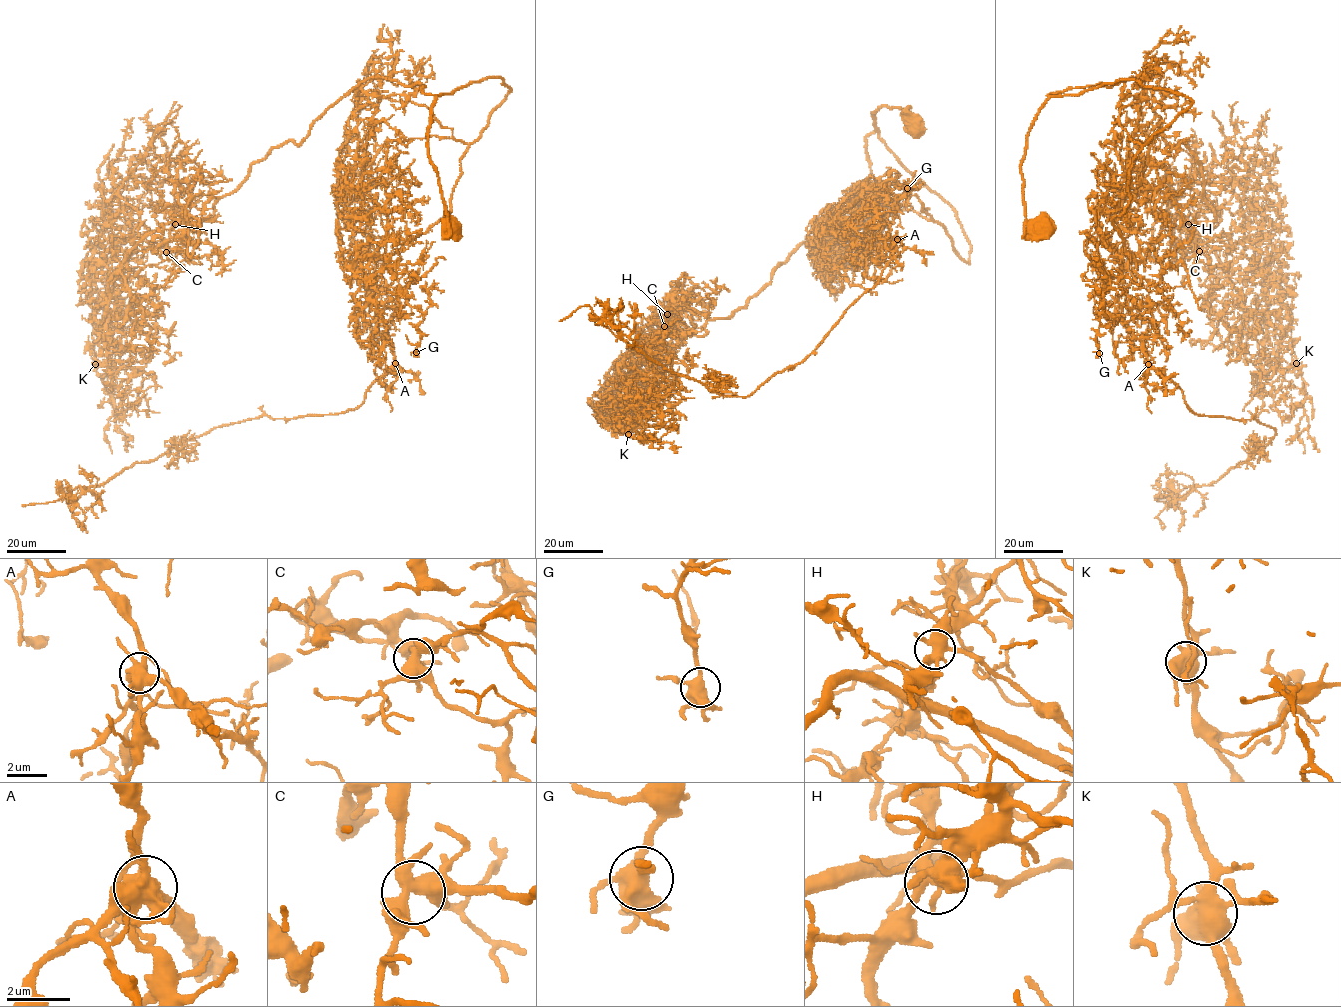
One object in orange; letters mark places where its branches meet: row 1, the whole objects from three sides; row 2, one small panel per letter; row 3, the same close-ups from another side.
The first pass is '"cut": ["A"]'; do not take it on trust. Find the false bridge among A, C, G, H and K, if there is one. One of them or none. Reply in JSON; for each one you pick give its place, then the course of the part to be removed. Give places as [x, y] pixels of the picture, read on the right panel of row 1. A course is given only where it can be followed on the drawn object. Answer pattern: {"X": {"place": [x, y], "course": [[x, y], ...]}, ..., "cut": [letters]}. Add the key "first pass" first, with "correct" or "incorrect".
{"first pass": "correct", "A": {"place": [1148, 364], "course": [[1148, 364], [1176, 384], [1190, 410], [1253, 416], [1276, 432], [1213, 483], [1158, 498], [1167, 504]]}, "cut": ["A"]}

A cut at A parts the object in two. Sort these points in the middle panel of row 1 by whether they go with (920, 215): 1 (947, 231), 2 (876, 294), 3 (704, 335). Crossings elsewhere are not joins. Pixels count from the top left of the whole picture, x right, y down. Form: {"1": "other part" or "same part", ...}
{"1": "same part", "2": "same part", "3": "same part"}

